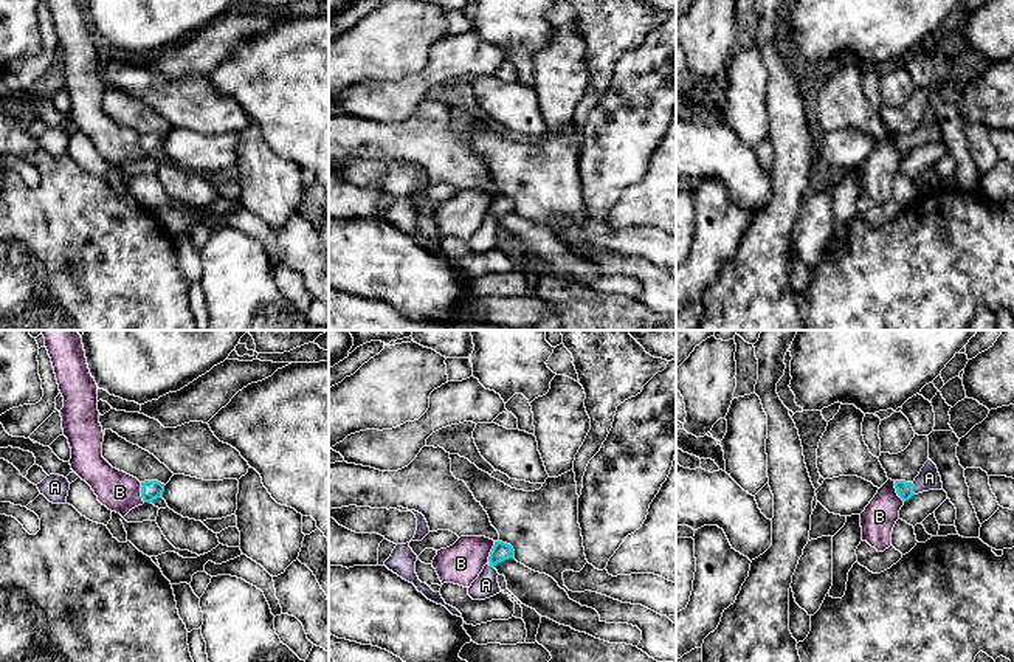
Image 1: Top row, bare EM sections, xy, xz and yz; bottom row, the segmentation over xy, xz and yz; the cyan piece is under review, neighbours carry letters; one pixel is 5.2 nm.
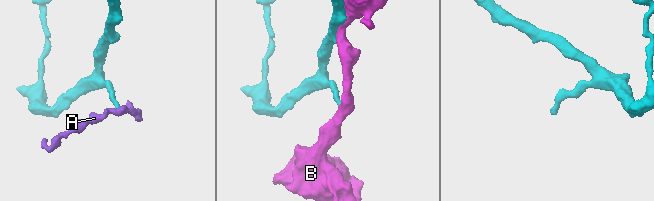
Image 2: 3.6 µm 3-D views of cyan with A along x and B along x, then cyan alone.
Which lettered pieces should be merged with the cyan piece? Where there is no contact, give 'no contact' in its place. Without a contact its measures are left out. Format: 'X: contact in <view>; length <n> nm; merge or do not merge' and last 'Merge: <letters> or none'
A: contact in yz; length 70 nm; do not merge
B: contact in yz; length 130 nm; do not merge
Merge: none

